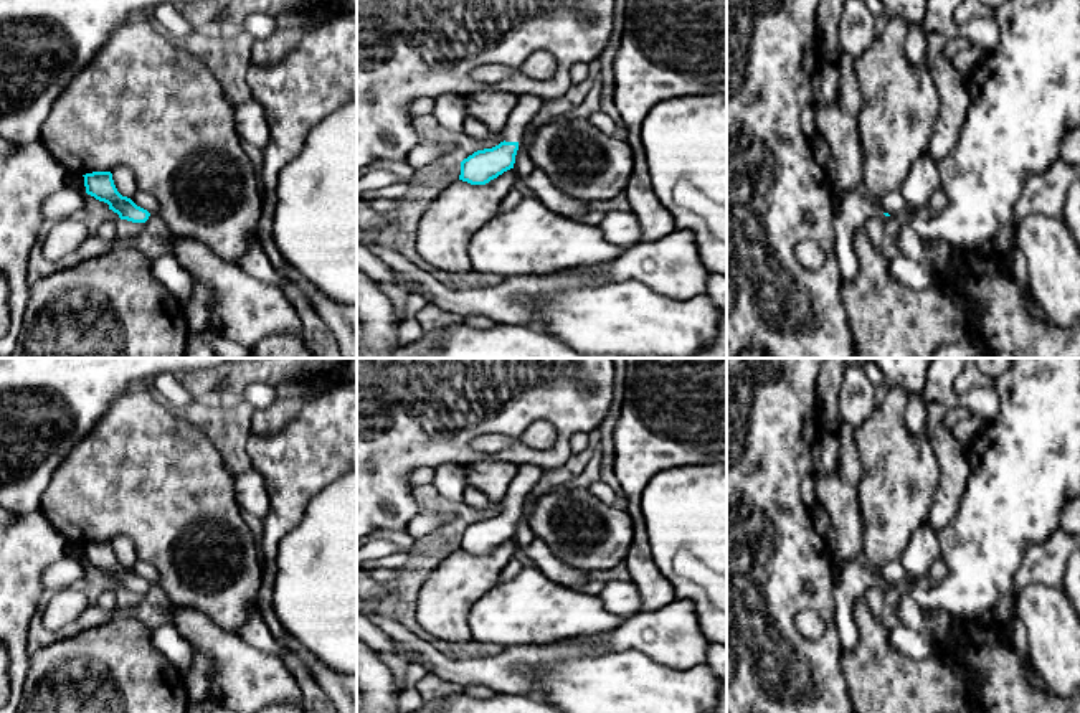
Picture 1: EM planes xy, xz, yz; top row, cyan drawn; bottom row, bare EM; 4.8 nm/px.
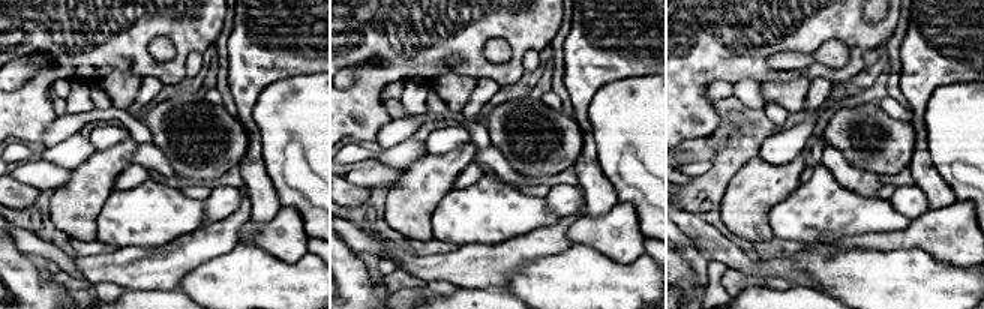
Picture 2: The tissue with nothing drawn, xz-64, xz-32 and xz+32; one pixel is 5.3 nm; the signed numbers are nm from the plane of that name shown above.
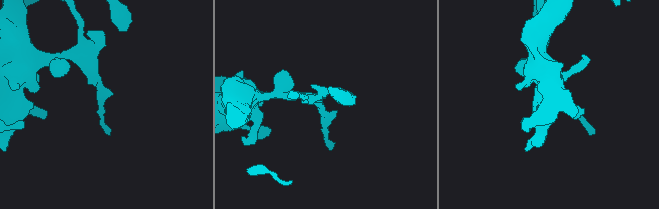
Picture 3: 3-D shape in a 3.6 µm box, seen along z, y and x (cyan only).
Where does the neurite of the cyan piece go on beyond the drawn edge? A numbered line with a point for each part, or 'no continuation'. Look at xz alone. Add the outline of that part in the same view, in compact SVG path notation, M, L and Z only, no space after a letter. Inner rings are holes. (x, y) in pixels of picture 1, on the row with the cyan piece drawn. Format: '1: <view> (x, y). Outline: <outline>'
1: xz (527, 106). Outline: M519 96L515 107L509 116L509 124L502 130L505 142L520 142L533 116L540 111L543 101L537 96Z

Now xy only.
no continuation

